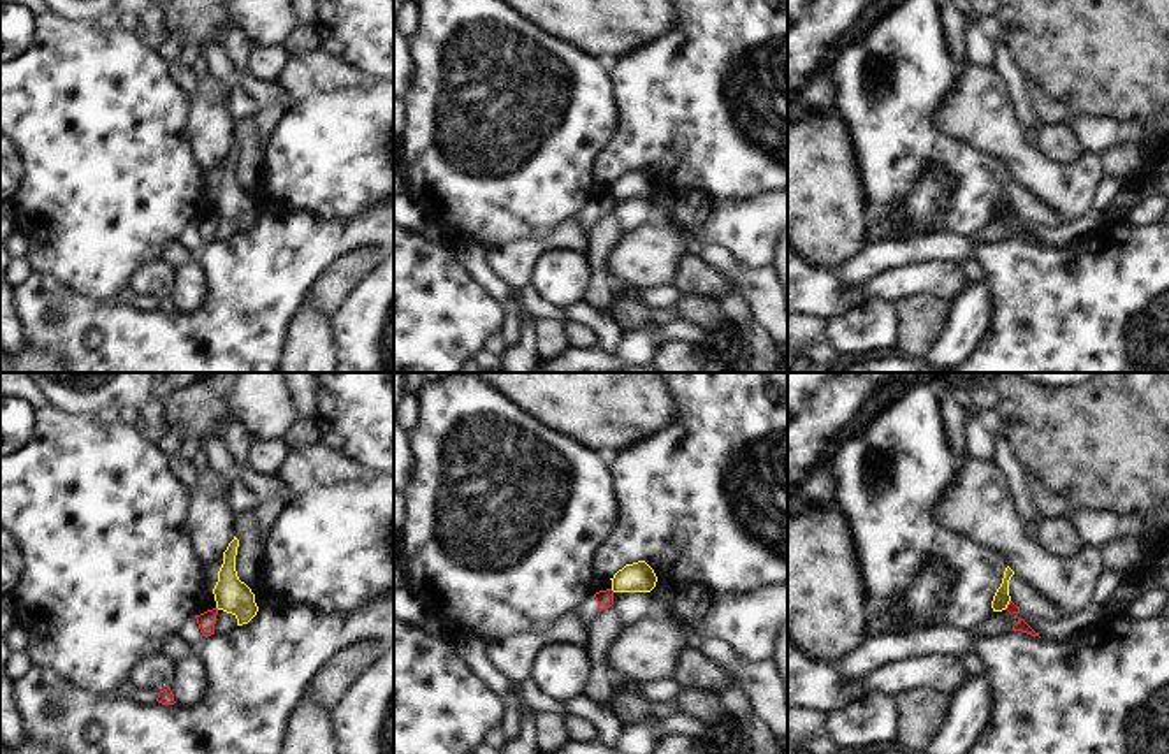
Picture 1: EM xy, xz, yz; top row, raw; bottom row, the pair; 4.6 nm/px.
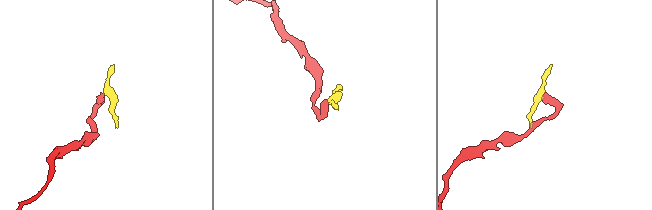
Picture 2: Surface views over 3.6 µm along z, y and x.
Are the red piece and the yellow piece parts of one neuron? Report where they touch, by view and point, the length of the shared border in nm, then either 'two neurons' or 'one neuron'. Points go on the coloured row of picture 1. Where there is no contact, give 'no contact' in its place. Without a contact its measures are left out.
yz (1008, 605) | 50 nm | two neurons

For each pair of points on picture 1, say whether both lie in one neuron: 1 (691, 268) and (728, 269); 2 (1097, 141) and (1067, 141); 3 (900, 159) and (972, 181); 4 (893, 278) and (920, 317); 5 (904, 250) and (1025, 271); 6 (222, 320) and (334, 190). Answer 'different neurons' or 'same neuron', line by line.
1: different neurons
2: different neurons
3: same neuron
4: different neurons
5: different neurons
6: different neurons

